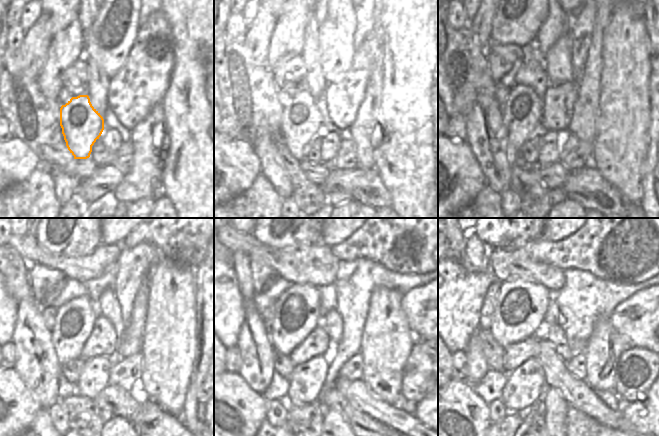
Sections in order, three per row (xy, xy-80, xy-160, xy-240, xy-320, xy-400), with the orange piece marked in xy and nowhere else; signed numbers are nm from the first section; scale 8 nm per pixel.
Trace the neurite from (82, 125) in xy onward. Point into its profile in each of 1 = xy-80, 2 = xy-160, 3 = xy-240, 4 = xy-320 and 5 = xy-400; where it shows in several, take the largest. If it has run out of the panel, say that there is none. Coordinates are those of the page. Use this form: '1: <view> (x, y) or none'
1: xy-80 (301, 120)
2: xy-160 (521, 114)
3: xy-240 (75, 319)
4: xy-320 (297, 311)
5: xy-400 (521, 305)

